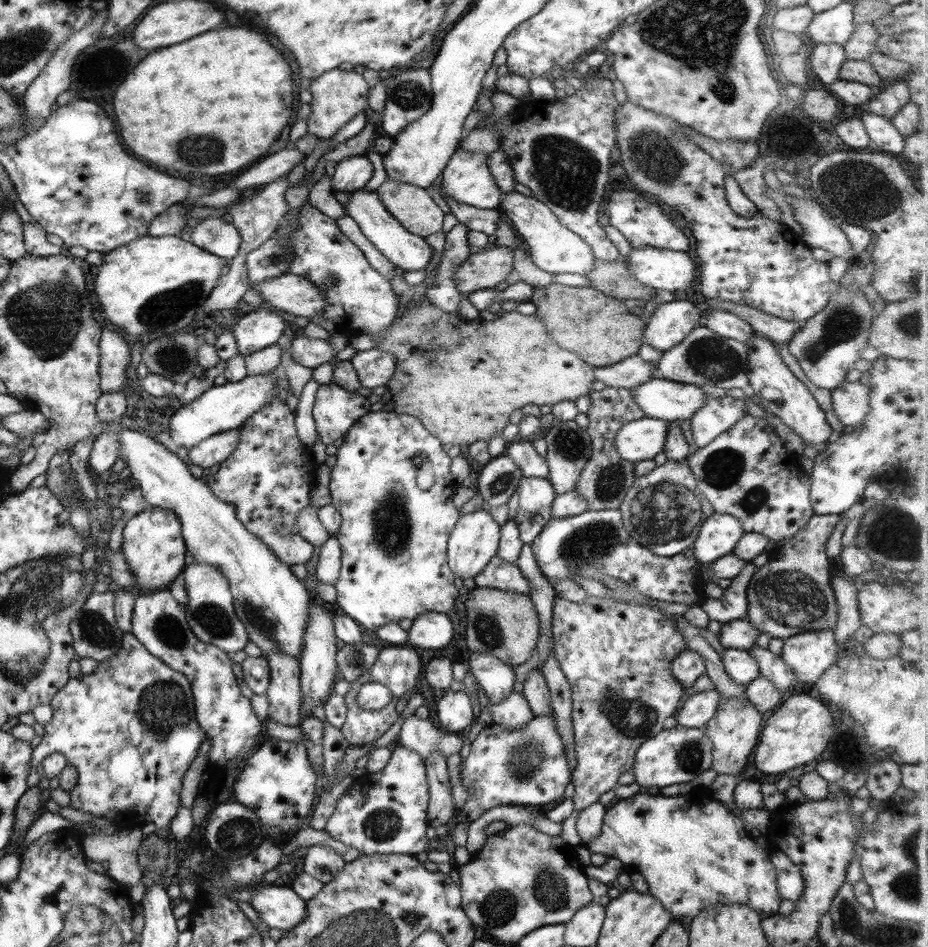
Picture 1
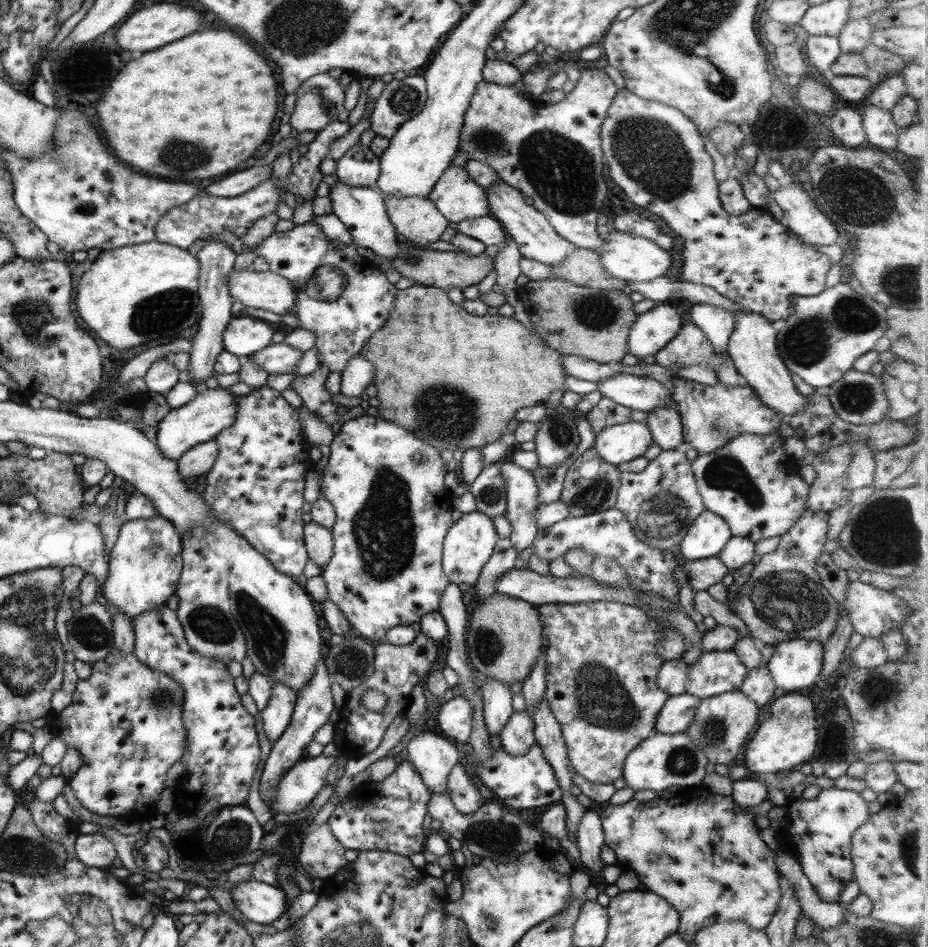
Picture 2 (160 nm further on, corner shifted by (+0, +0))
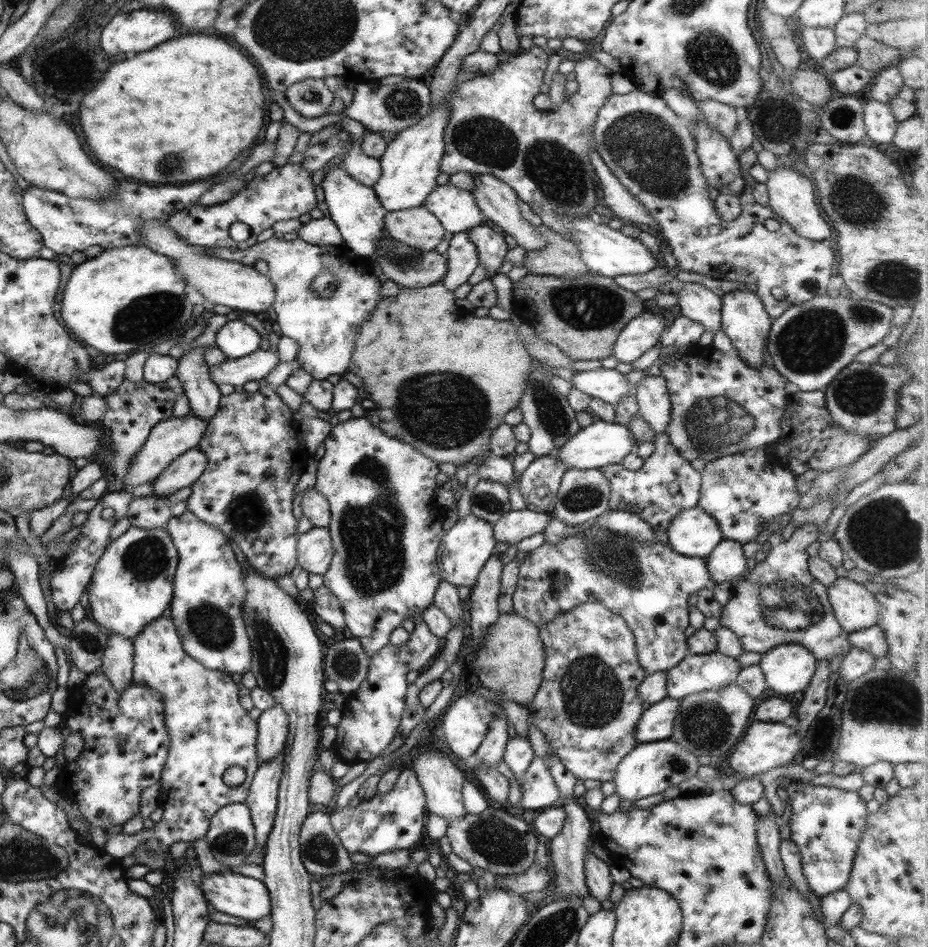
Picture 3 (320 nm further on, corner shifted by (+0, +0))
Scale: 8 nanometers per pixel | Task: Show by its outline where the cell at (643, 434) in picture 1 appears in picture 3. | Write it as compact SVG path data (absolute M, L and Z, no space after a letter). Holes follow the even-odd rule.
M594 419L592 424L581 428L576 434L569 436L554 453L556 460L560 460L569 468L577 470L599 469L607 464L620 464L621 459L629 452L635 451L635 444L625 425L603 422Z

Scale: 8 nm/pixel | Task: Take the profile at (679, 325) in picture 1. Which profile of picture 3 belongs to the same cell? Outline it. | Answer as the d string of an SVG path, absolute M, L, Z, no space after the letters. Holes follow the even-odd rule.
M643 313L632 318L619 331L611 348L611 357L617 363L632 363L644 352L653 348L659 340L659 334L665 330L665 320L659 313Z

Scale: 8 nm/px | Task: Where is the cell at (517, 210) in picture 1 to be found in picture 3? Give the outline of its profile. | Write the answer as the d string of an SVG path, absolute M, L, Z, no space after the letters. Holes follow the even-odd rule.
M474 174L470 191L485 220L499 226L525 251L542 249L544 240L532 223L521 219L515 192L503 181L486 174Z

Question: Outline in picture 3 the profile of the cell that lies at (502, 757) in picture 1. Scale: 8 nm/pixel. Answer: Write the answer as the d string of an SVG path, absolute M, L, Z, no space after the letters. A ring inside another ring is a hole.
M534 756L524 777L519 782L521 799L518 803L524 809L544 809L560 802L560 794L553 777L542 758Z

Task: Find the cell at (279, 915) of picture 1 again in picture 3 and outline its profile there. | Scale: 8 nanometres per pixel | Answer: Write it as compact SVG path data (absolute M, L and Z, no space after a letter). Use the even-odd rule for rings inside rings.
M225 870L201 876L199 886L211 911L253 922L269 915L270 901L263 882Z

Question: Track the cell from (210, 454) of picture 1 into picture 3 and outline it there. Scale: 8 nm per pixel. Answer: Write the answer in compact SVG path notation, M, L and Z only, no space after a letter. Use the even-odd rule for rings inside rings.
M198 448L183 452L171 460L151 482L151 488L157 497L169 495L193 484L207 464L206 456Z

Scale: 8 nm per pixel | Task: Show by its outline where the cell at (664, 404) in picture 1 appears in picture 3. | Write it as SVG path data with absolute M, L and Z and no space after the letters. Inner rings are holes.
M601 367L589 371L575 371L571 385L577 391L587 394L590 399L598 398L613 406L634 390L634 386L630 385L625 376L618 371L605 370Z

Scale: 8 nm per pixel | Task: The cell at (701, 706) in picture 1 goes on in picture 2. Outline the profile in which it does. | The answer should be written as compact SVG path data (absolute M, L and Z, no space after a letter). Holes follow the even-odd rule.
M684 692L675 696L668 696L661 705L654 720L654 733L677 734L684 733L692 714L695 712L695 705L700 698L685 694Z

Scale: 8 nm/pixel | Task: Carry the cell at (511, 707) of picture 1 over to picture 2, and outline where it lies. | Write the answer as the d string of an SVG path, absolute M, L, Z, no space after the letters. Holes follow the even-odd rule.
M513 711L498 736L500 746L507 754L523 756L534 743L534 722L525 711Z

